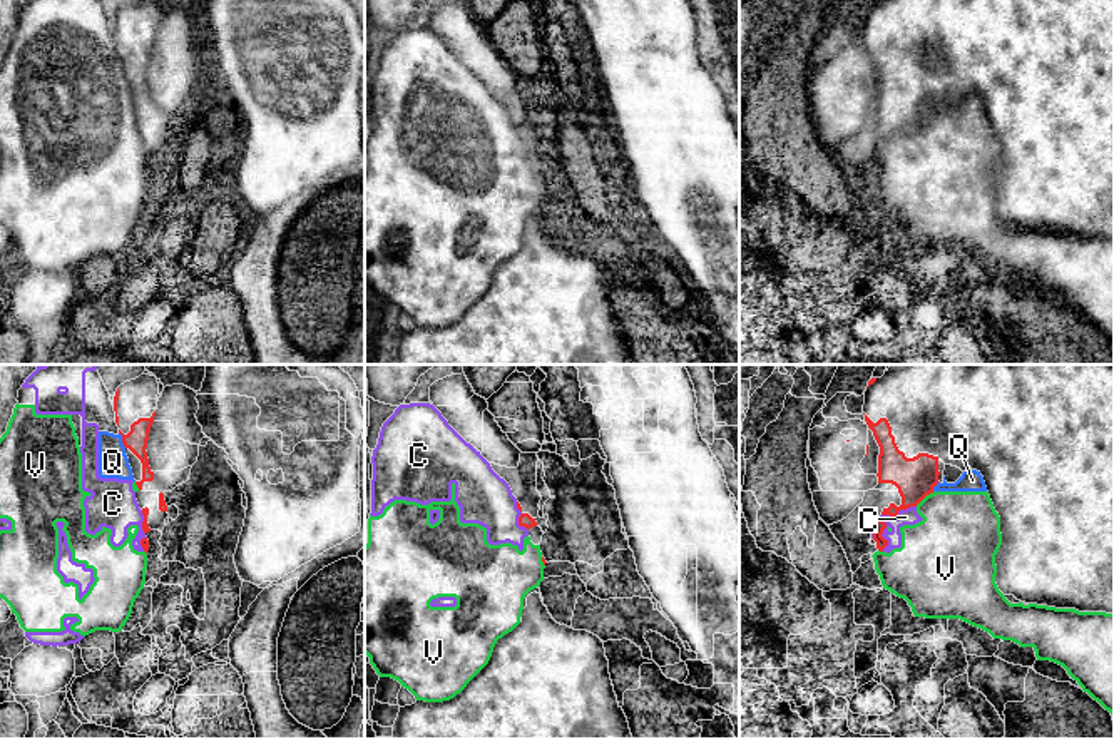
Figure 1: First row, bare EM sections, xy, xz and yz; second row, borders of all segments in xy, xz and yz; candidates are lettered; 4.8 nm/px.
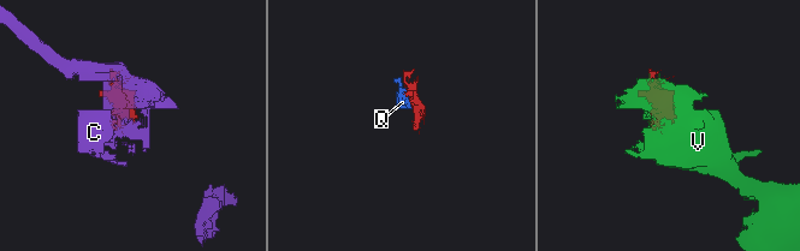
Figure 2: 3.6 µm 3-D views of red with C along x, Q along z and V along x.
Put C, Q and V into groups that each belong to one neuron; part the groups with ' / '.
C Q V

